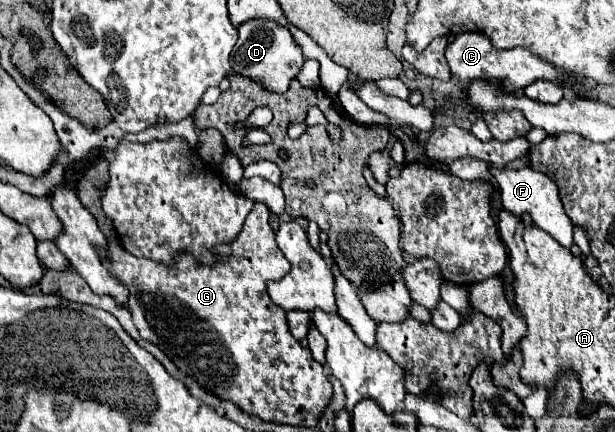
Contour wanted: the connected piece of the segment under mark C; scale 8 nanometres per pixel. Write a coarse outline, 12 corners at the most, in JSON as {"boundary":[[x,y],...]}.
{"boundary":[[482,33],[458,35],[446,61],[460,87],[504,79],[520,91],[536,79],[562,81],[526,49],[496,49]]}

